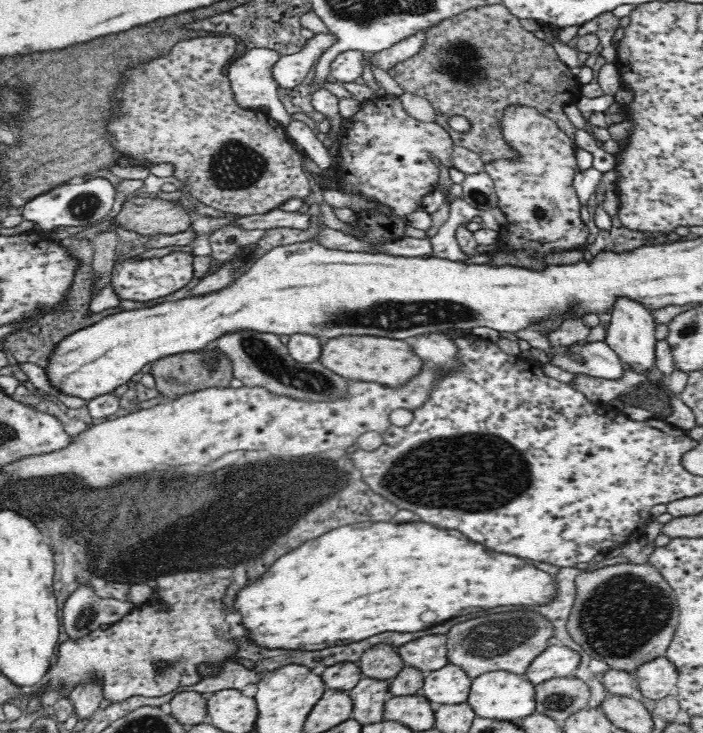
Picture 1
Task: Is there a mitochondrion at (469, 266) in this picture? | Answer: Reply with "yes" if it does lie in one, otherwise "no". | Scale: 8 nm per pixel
no

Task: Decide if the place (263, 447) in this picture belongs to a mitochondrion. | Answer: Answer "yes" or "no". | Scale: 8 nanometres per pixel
no

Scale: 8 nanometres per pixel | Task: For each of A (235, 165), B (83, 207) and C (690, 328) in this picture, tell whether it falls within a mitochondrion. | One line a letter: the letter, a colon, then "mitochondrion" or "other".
A: mitochondrion
B: mitochondrion
C: mitochondrion

